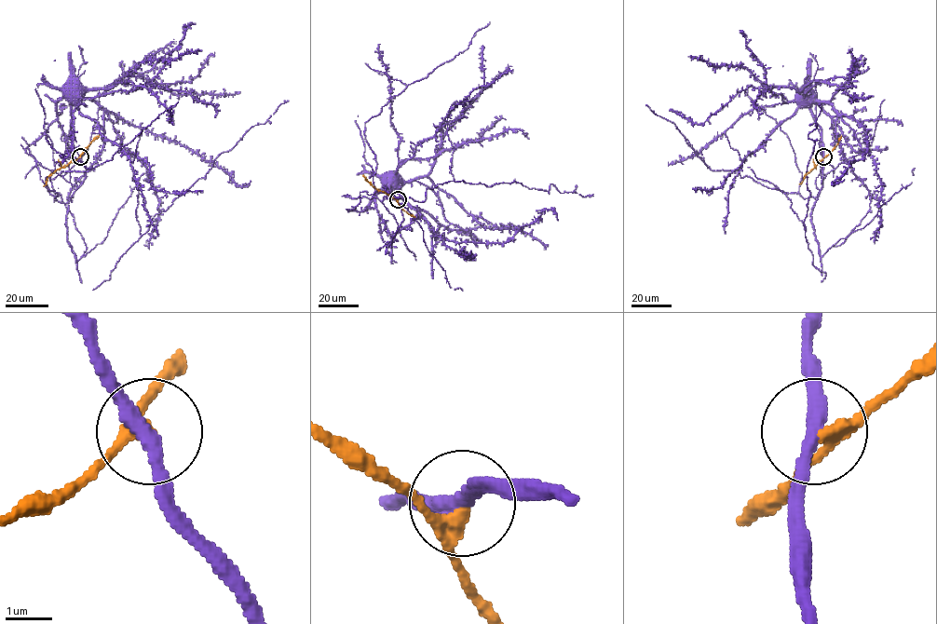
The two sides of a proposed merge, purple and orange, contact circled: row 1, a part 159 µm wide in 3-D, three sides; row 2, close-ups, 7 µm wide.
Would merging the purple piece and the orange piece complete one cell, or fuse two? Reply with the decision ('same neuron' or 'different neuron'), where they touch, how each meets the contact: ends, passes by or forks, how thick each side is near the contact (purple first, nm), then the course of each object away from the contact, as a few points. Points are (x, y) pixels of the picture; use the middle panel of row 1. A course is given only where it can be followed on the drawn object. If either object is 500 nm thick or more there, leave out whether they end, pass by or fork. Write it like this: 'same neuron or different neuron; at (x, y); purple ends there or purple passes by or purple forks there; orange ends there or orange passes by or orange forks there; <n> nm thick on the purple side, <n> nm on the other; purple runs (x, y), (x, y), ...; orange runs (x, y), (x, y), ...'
different neuron; at (398, 199); purple passes by; orange passes by; 320 nm thick on the purple side, 240 nm on the other; purple runs (398, 199), (388, 197), (389, 187), (395, 186); orange runs (398, 199), (373, 186), (363, 175)

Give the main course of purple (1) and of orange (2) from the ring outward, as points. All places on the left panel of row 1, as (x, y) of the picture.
1: (80, 156), (71, 142), (73, 97), (77, 91)
2: (80, 156), (54, 171), (44, 186)

